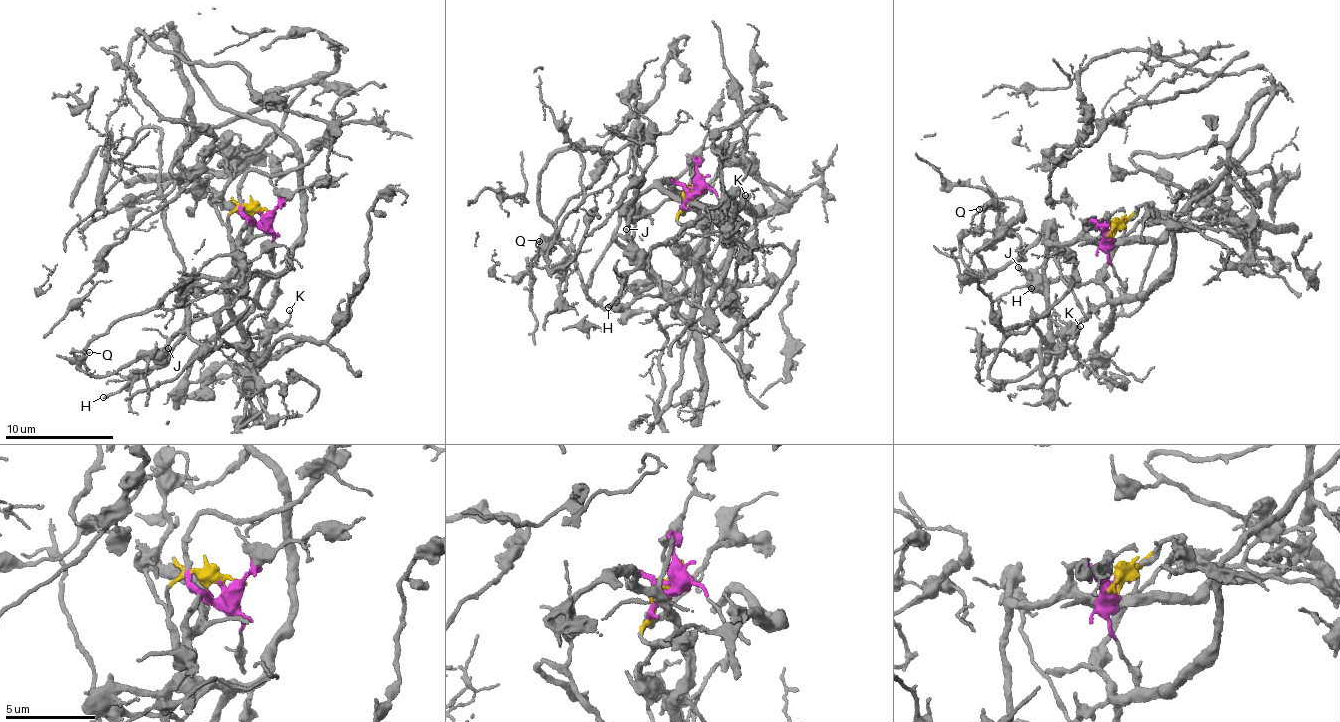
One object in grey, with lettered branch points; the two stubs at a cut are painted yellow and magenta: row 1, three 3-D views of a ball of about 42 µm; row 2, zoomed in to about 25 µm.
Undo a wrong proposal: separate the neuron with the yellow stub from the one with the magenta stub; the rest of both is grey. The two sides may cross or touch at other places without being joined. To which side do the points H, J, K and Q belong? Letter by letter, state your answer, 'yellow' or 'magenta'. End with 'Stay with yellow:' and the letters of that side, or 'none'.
H: yellow
J: yellow
K: yellow
Q: magenta
Stay with yellow: H, J, K

